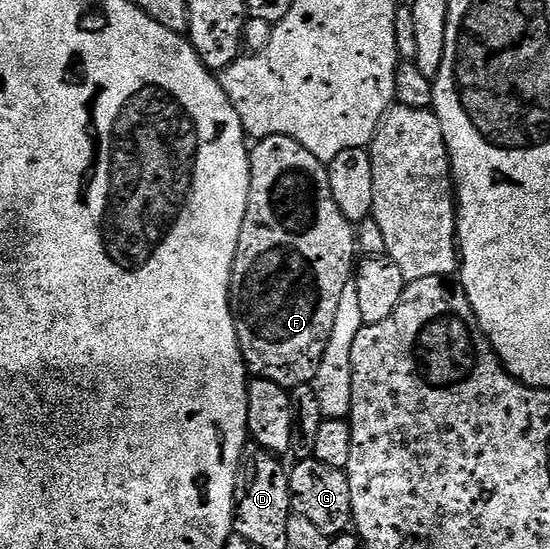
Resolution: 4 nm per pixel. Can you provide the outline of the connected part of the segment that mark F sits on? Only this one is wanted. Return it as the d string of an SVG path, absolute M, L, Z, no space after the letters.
M286 135L261 137L251 146L248 158L250 195L232 268L232 318L249 374L291 391L299 385L311 385L318 375L342 291L354 277L356 229L334 203L328 165L310 155L302 143Z

